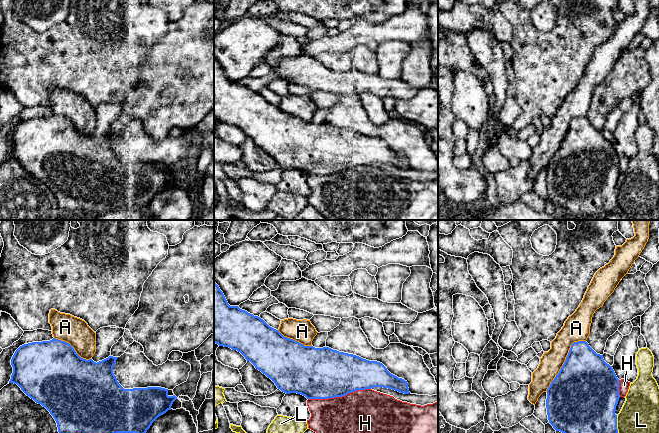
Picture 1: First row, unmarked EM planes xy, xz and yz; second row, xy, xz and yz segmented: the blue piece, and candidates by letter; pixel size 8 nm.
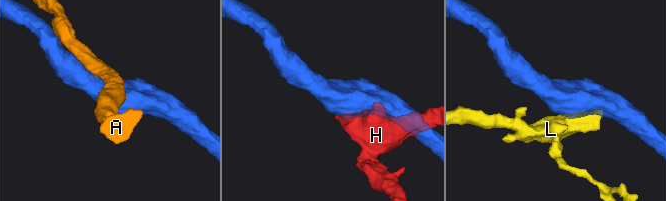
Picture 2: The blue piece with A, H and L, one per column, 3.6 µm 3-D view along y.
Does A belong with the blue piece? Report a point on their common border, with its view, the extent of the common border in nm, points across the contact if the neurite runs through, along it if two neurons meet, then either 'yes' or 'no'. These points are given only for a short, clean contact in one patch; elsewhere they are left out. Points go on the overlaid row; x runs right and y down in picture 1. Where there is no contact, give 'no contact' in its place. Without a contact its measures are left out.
contact yz (565, 361); length 500 nm; no

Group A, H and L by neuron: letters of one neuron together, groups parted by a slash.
A / H / L

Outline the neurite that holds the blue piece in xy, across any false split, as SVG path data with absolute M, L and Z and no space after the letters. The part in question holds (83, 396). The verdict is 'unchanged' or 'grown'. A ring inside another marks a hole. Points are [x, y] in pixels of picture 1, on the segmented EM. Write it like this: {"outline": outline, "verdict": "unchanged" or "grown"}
{"outline": "M53 338L50 341L32 342L20 346L11 359L13 373L9 383L17 384L21 390L33 399L36 403L45 407L53 416L57 423L59 433L146 433L152 423L161 415L171 410L173 402L177 399L175 395L169 396L168 389L161 387L133 388L124 389L117 381L113 373L113 367L118 357L109 356L108 358L94 362L92 359L86 360L81 358L74 348L67 342Z", "verdict": "unchanged"}

